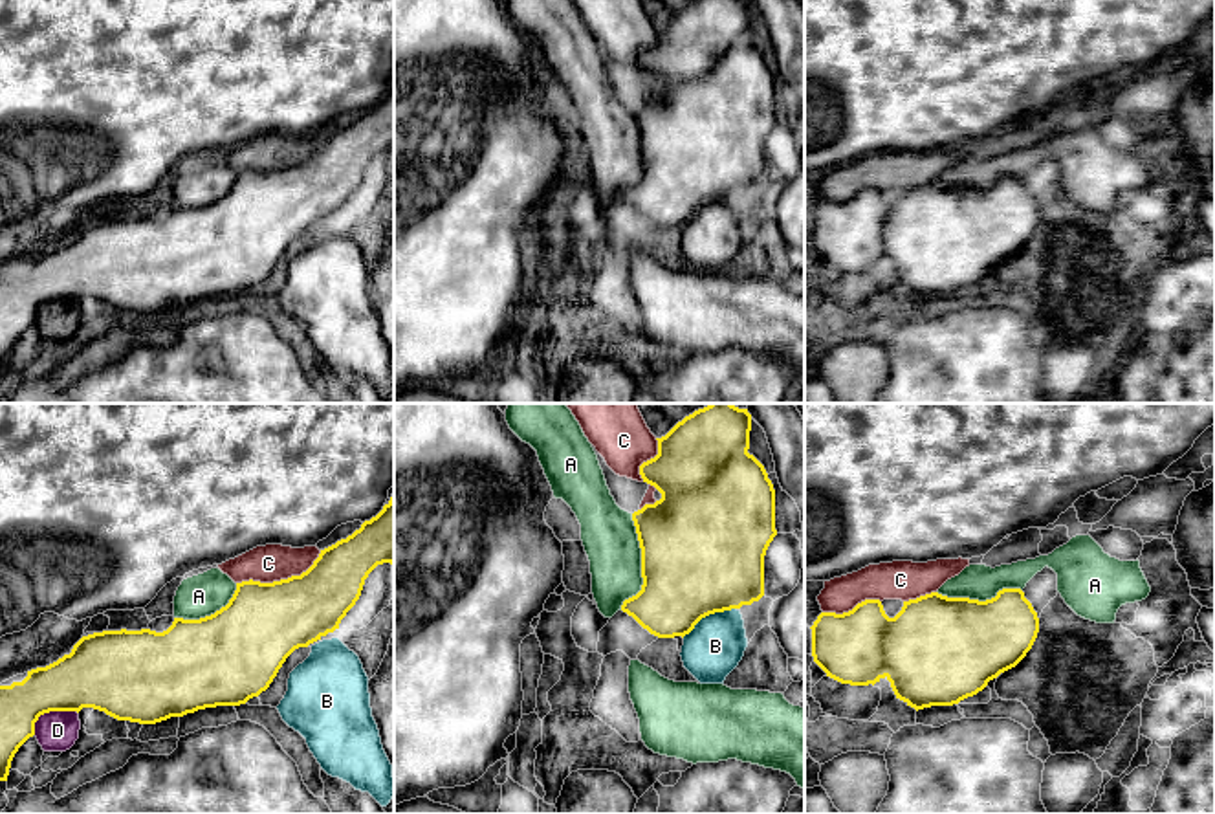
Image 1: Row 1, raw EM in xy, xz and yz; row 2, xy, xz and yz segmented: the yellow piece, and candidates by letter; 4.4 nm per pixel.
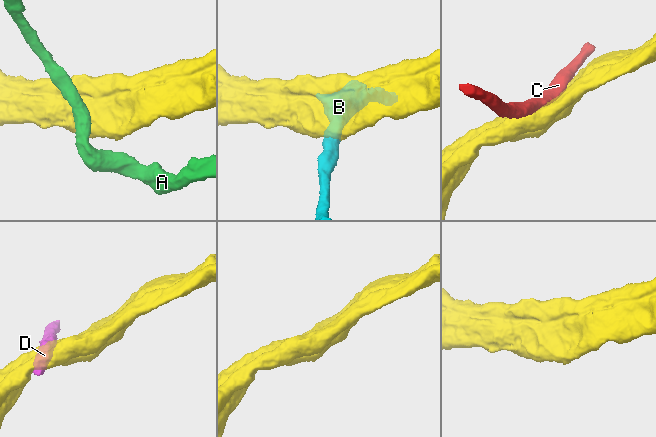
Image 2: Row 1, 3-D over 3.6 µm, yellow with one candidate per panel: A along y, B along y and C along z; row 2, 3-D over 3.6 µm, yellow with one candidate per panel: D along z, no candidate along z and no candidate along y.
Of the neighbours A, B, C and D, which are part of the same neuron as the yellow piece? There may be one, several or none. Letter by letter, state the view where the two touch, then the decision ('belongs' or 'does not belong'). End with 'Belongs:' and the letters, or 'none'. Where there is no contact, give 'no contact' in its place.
A: contact in xz; does not belong
B: contact in xz; does not belong
C: contact in xy; does not belong
D: contact in xy; does not belong
Belongs: none

